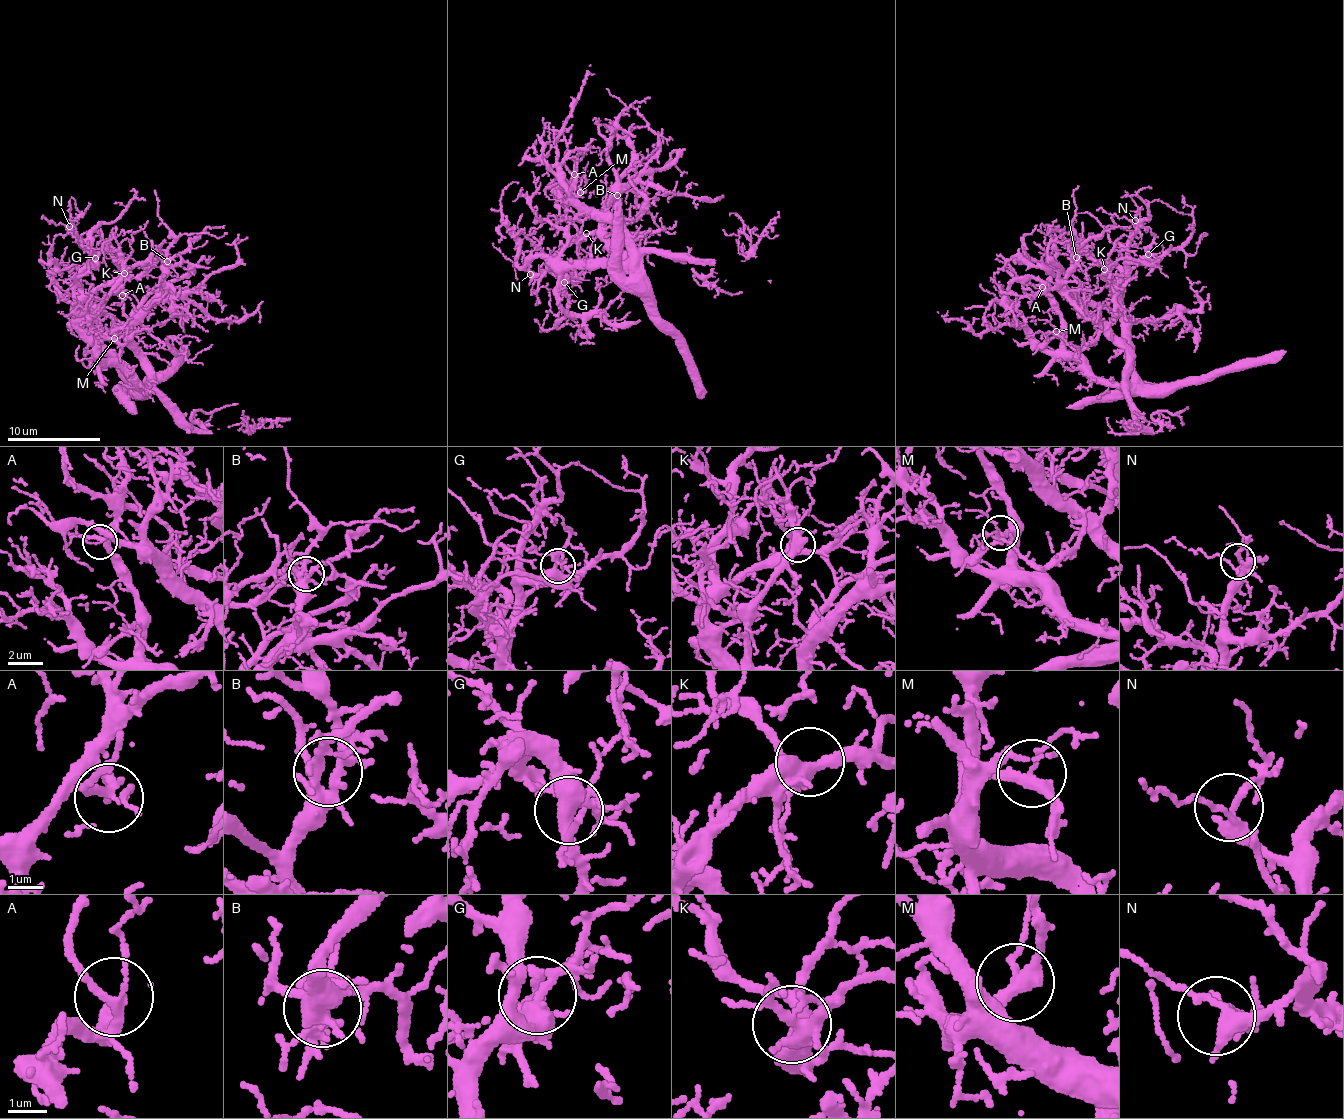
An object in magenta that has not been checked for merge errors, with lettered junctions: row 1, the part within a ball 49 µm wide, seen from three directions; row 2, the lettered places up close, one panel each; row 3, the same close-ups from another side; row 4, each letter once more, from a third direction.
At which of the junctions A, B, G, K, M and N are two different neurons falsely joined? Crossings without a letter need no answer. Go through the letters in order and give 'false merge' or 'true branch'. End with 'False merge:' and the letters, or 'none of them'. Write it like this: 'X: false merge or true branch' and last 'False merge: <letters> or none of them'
A: true branch
B: true branch
G: true branch
K: true branch
M: true branch
N: true branch
False merge: none of them

